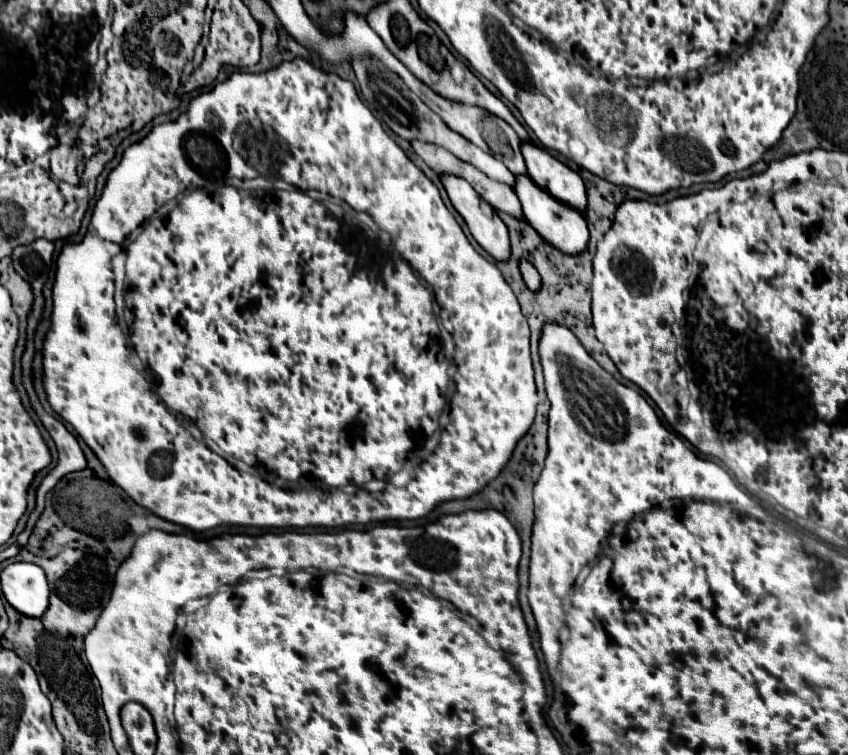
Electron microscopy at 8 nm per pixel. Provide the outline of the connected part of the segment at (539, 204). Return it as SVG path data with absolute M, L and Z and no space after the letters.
M516 177L516 195L522 203L524 209L524 217L526 221L538 231L538 235L550 243L554 249L558 249L564 255L580 255L588 249L588 227L586 227L586 219L582 213L578 213L576 209L562 205L560 201L552 199L548 193L544 193L542 189L538 189L534 185L534 181L530 177Z

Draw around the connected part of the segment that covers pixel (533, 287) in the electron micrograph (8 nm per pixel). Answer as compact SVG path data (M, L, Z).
M520 261L520 271L522 271L522 277L524 277L526 287L530 291L538 293L540 291L540 273L528 261Z

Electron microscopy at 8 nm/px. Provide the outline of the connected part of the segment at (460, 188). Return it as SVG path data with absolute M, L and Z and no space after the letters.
M440 177L446 193L456 207L456 211L464 217L470 233L480 243L480 247L490 253L496 261L508 261L510 251L510 239L508 229L498 217L498 213L484 201L464 179L458 177Z

